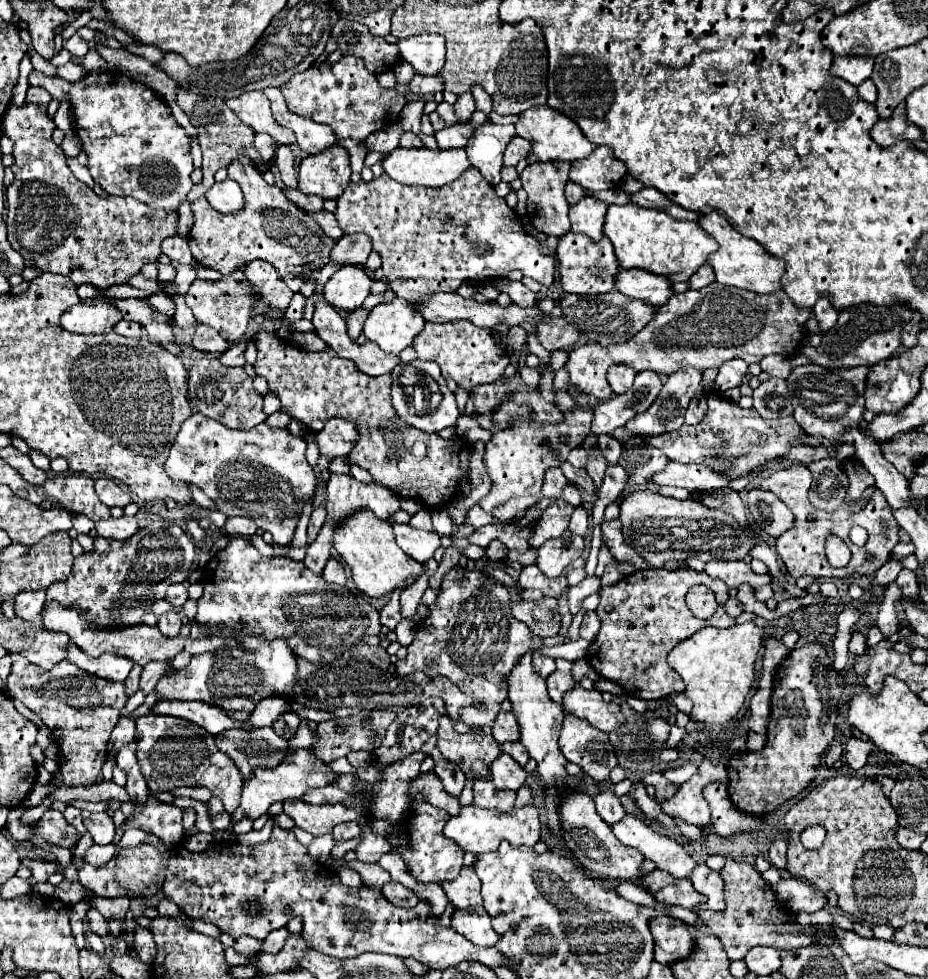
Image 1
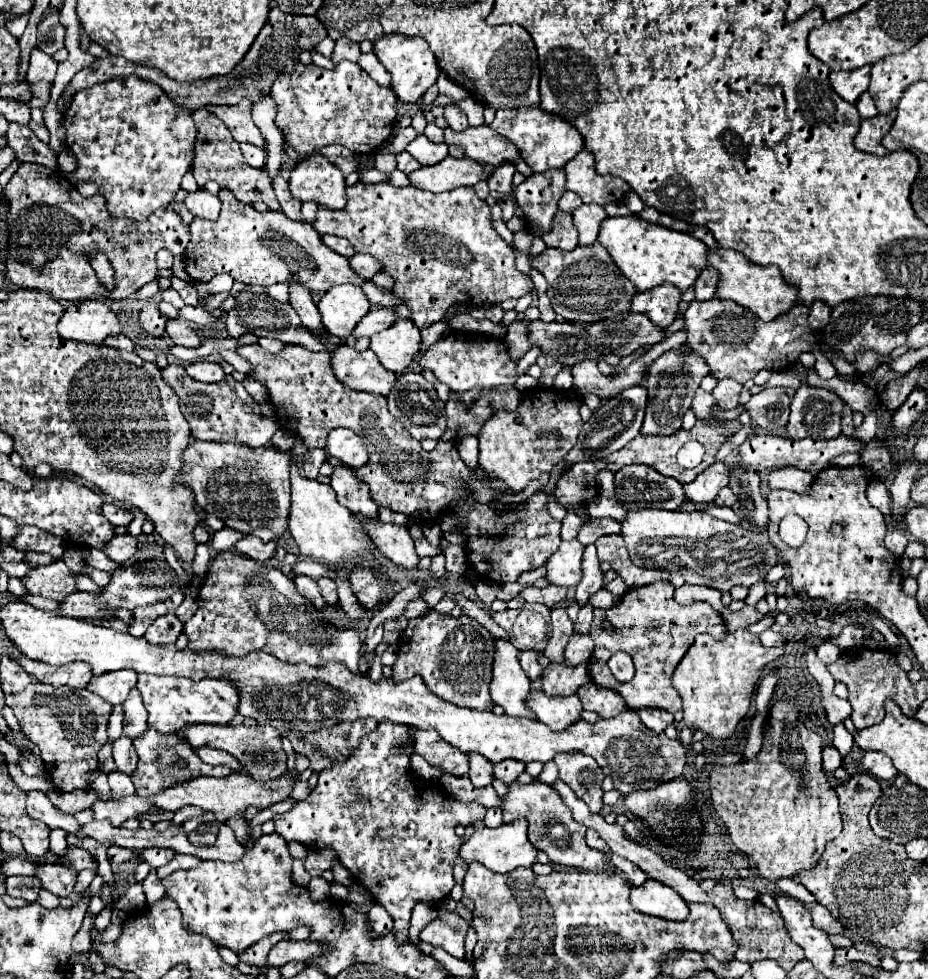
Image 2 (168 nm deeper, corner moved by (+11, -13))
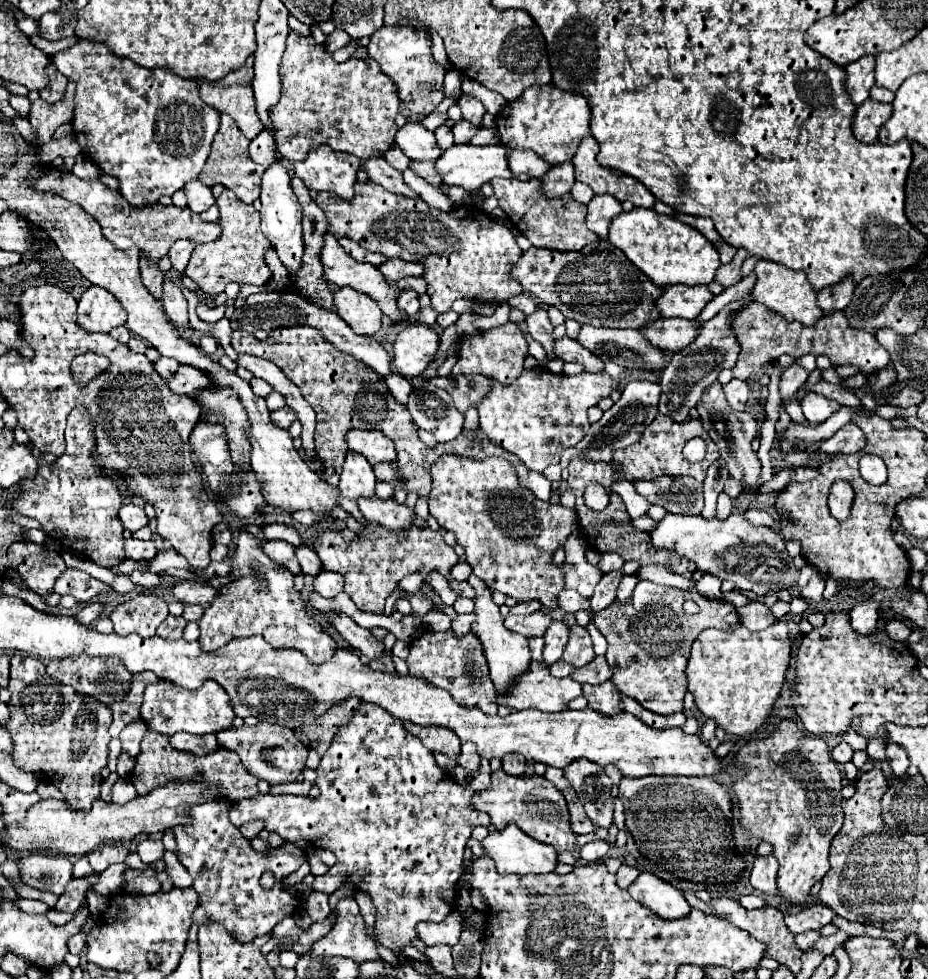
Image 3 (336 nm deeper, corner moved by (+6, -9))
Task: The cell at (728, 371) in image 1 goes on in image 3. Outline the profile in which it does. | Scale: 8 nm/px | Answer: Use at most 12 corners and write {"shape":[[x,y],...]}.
{"shape":[[732,380],[724,386],[728,404],[746,410],[748,384]]}

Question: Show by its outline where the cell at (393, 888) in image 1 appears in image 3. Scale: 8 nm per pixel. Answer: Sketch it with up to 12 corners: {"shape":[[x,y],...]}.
{"shape":[[354,896],[338,900],[336,926],[308,954],[378,960]]}

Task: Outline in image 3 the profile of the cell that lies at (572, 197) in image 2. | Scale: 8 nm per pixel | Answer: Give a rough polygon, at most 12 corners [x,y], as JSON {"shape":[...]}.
{"shape":[[576,182],[572,186],[574,200],[588,204],[594,192],[588,184]]}

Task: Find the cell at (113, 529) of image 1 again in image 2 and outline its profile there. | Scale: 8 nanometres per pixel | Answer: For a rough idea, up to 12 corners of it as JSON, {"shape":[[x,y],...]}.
{"shape":[[131,534],[113,536],[103,552],[115,562],[127,562],[137,550]]}

